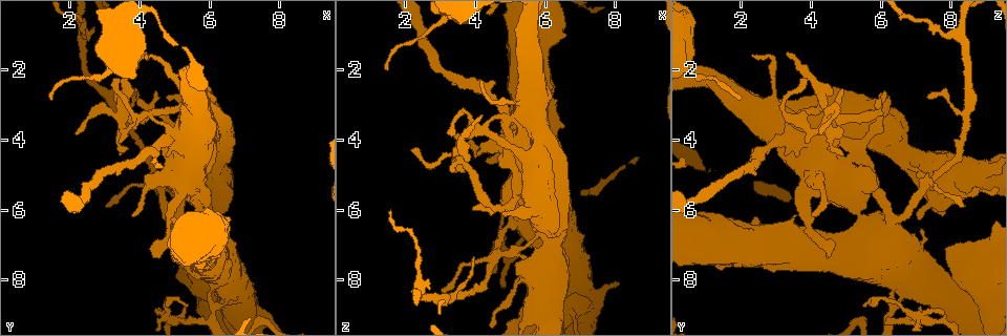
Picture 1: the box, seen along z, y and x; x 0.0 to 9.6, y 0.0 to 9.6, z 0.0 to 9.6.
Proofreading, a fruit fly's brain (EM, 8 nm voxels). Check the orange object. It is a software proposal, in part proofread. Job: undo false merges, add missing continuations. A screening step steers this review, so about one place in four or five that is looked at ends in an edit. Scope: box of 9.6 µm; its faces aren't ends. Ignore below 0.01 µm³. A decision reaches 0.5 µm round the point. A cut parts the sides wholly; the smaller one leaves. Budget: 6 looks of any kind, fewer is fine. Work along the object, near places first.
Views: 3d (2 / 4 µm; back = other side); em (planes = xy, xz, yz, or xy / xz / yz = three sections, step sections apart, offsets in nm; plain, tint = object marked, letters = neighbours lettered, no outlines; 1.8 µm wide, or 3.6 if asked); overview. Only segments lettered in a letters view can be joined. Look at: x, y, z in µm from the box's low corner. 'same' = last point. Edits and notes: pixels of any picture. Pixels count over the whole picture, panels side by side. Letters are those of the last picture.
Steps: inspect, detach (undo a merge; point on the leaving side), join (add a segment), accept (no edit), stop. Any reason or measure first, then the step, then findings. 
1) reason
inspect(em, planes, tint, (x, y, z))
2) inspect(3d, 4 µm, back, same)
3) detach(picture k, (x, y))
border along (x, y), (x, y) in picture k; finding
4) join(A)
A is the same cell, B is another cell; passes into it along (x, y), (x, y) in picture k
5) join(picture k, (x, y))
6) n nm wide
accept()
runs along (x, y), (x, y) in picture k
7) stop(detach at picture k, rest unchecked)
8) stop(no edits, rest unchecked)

tapers out
inspect(em, planes, letters, (3.00, 5.90, 8.40))

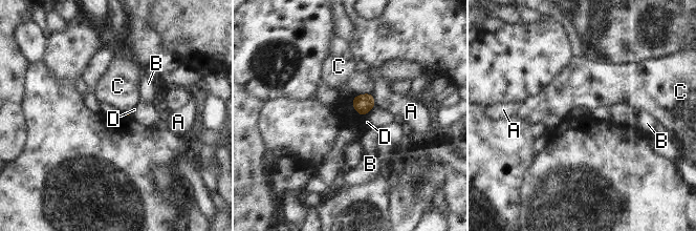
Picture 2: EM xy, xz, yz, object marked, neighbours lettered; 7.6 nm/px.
accept()
A, B, C and D are other cells; border along (355, 95), (351, 102) in picture 2; none of them fits

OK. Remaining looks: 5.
inspect(3d, 2 µm, (5.05, 2.30, 2.90))

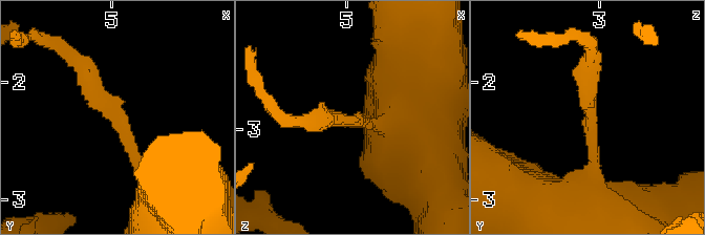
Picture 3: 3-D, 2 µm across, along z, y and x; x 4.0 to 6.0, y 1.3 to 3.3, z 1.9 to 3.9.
inspect(em, planes, tint, (5.00, 2.28, 2.90))

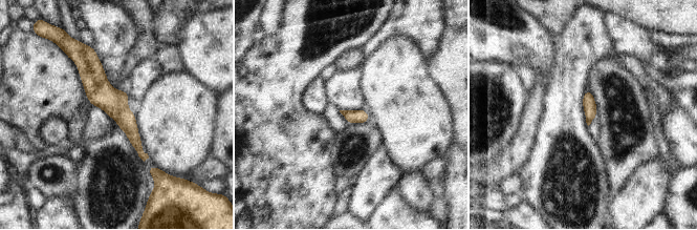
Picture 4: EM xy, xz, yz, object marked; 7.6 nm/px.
inspect(em, planes, letters, same)

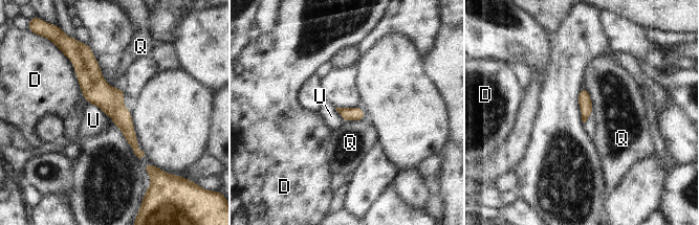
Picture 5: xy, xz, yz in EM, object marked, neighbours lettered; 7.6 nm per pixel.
accept()
D, Q and U are other cells; border along (87, 102), (96, 105), (107, 115) in picture 5; all the same cell

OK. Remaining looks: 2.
thin end
inspect(3d, 4 µm, back, (2.15, 3.90, 4.25))

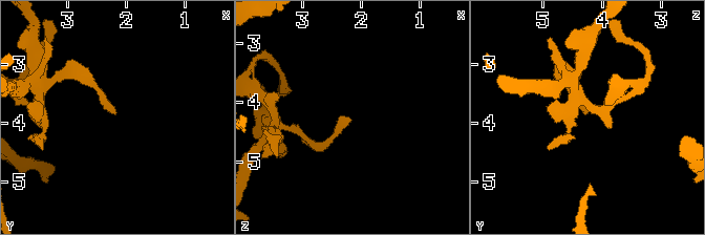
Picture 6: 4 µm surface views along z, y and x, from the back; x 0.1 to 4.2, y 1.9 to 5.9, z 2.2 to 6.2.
now the EM
inspect(em, planes, letters, (2.20, 3.85, 4.30))

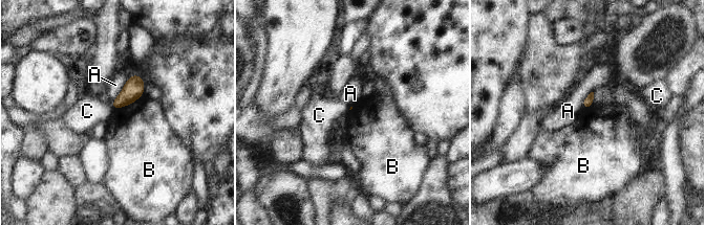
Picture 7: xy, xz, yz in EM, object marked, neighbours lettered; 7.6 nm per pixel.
accept()
A, B and C are other cells; border along (110, 106), (113, 110) in picture 7; none of them fits

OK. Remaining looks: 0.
stop(no edits, rest unchecked)

